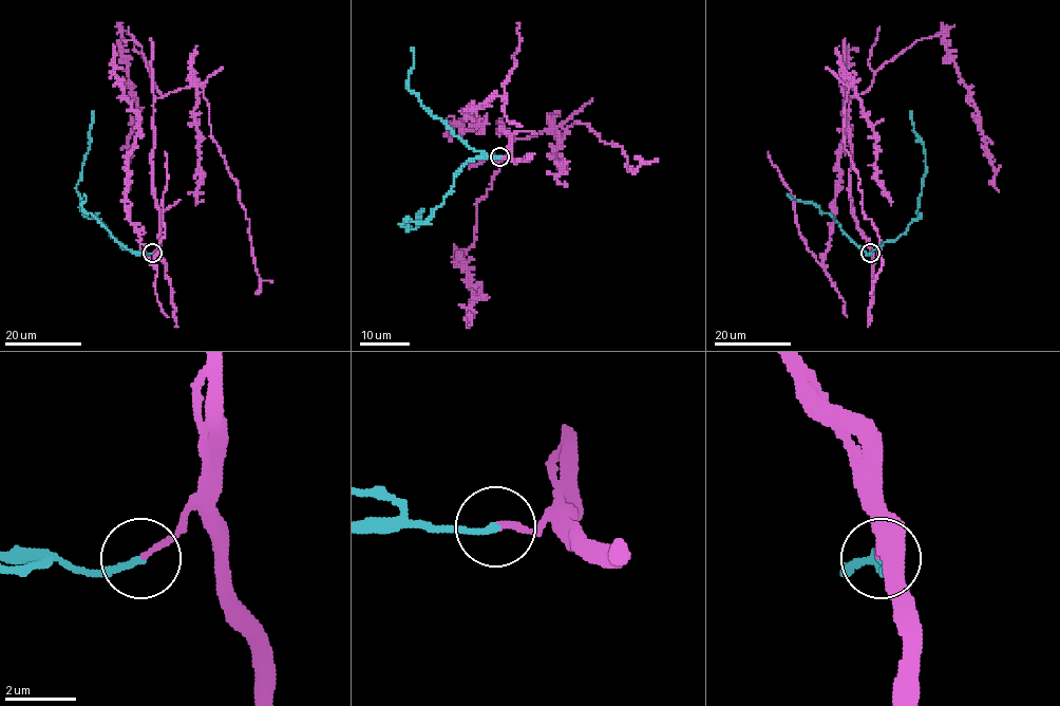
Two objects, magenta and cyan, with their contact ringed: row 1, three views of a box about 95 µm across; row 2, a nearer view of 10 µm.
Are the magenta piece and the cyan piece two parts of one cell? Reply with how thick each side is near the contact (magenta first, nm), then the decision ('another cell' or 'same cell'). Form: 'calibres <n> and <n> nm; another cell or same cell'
calibres 170 and 170 nm; same cell

